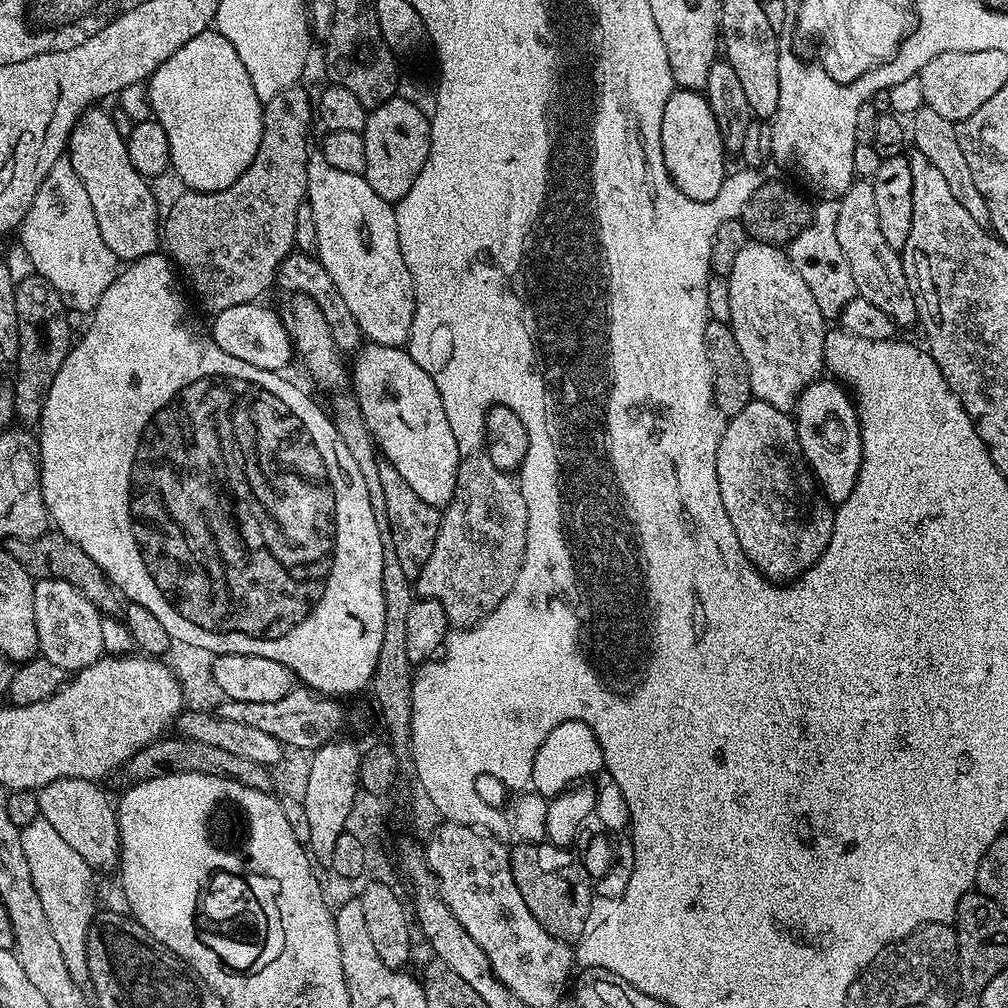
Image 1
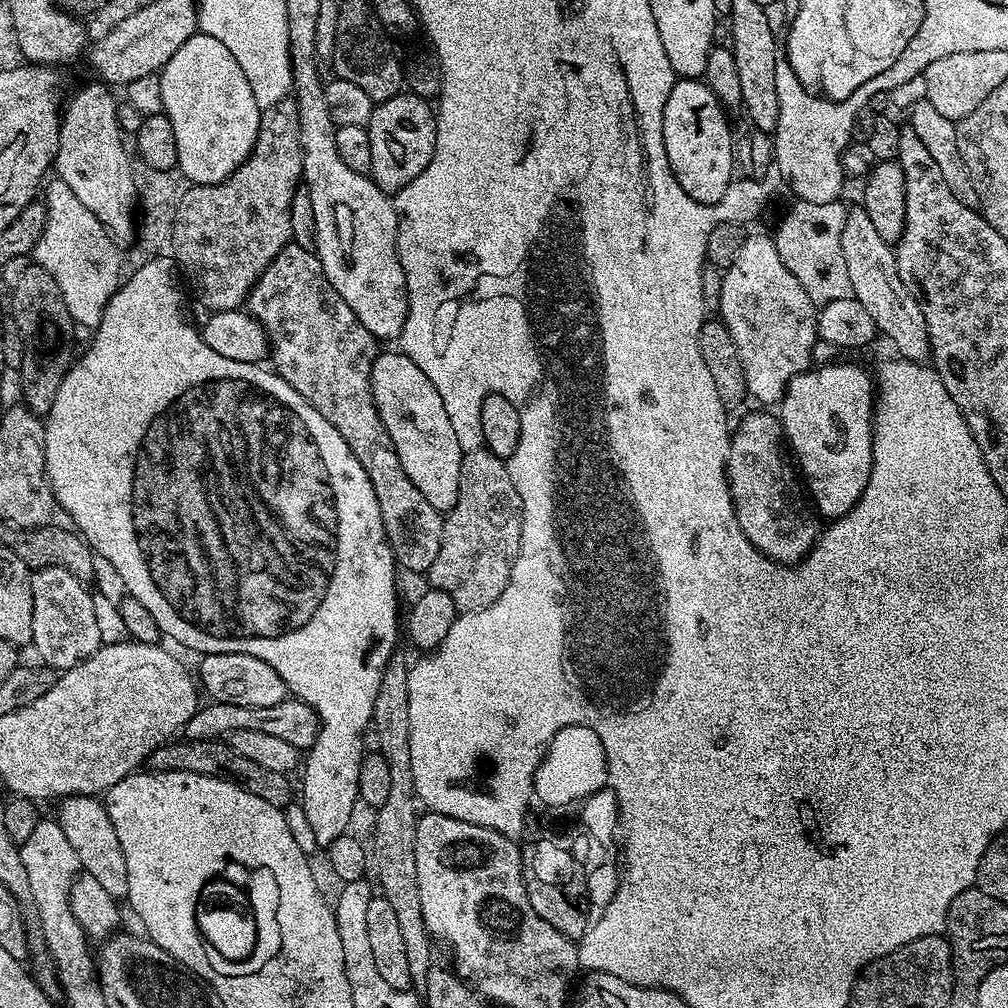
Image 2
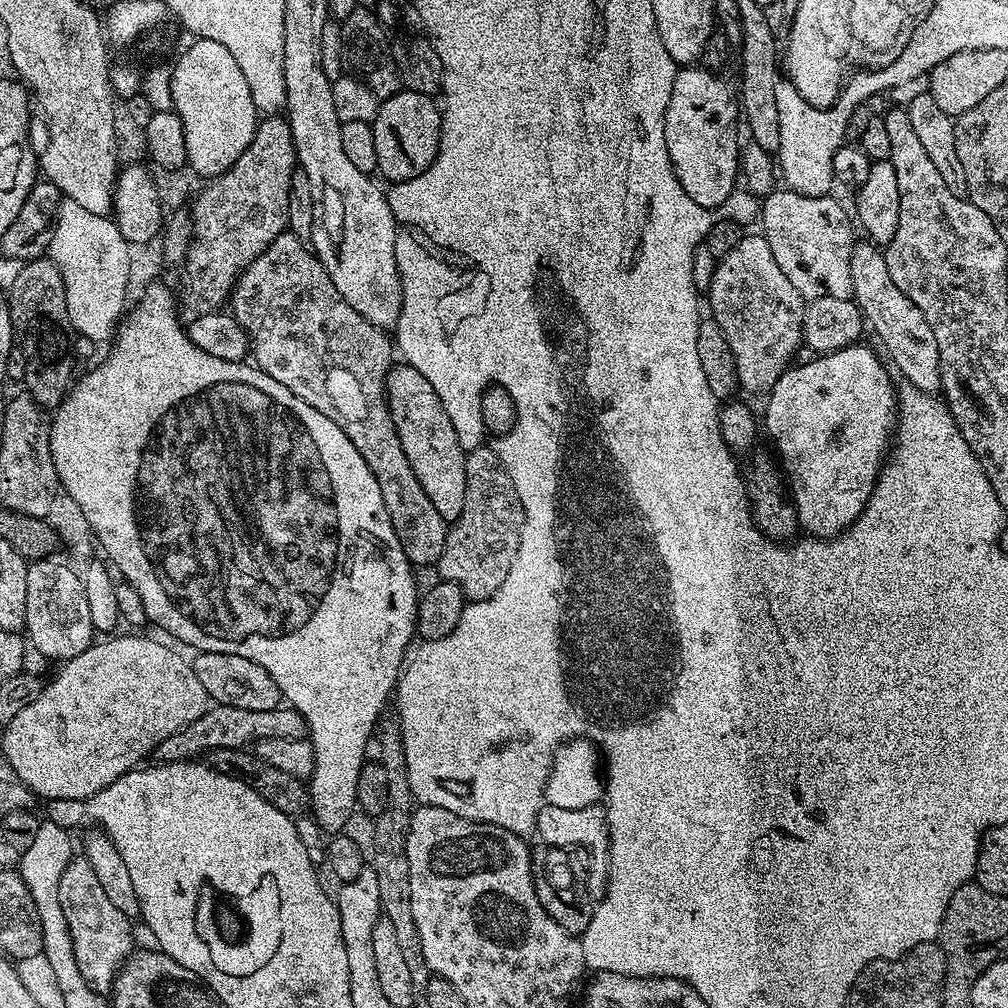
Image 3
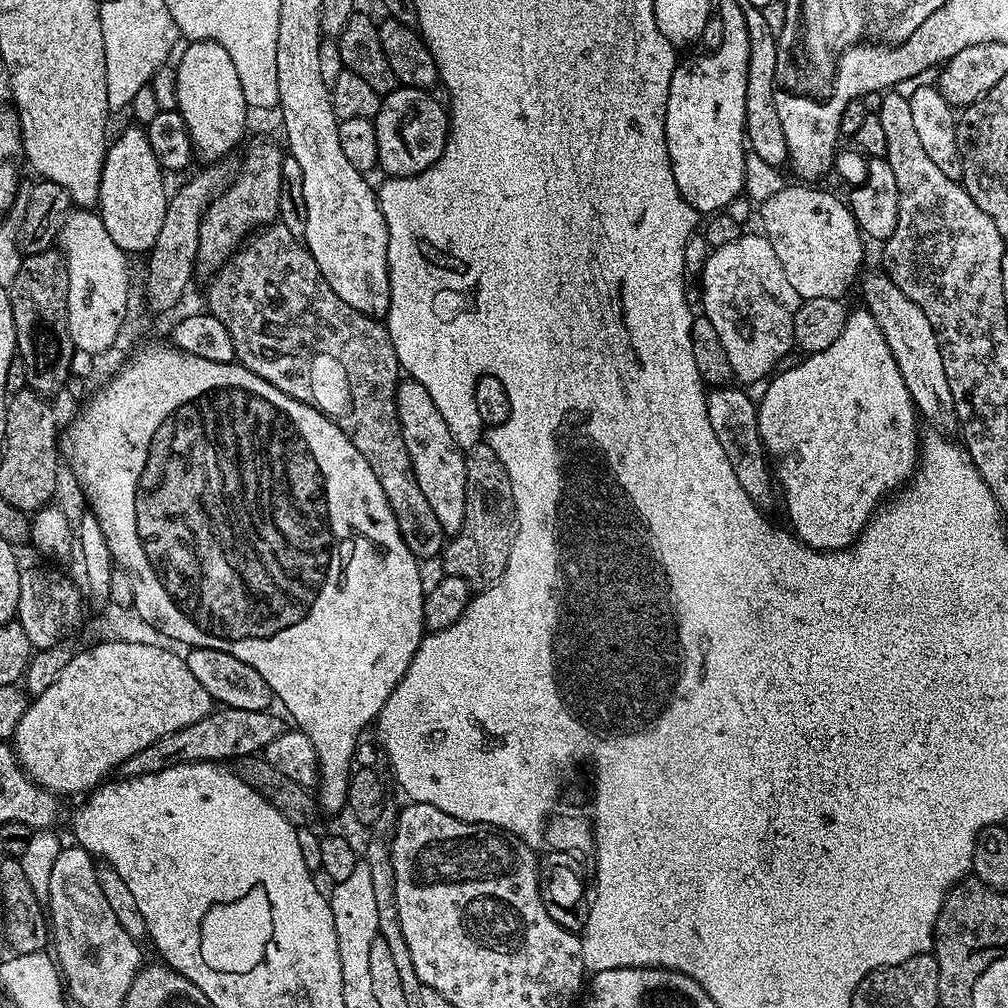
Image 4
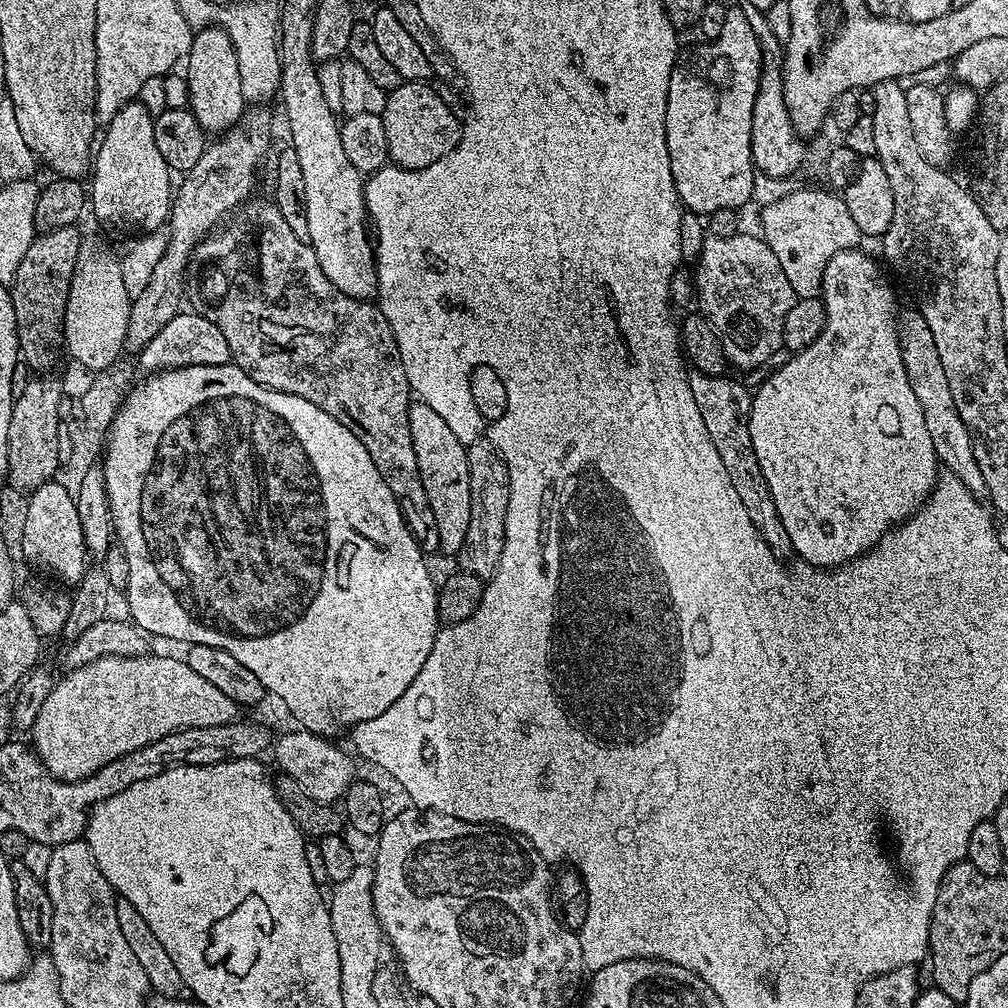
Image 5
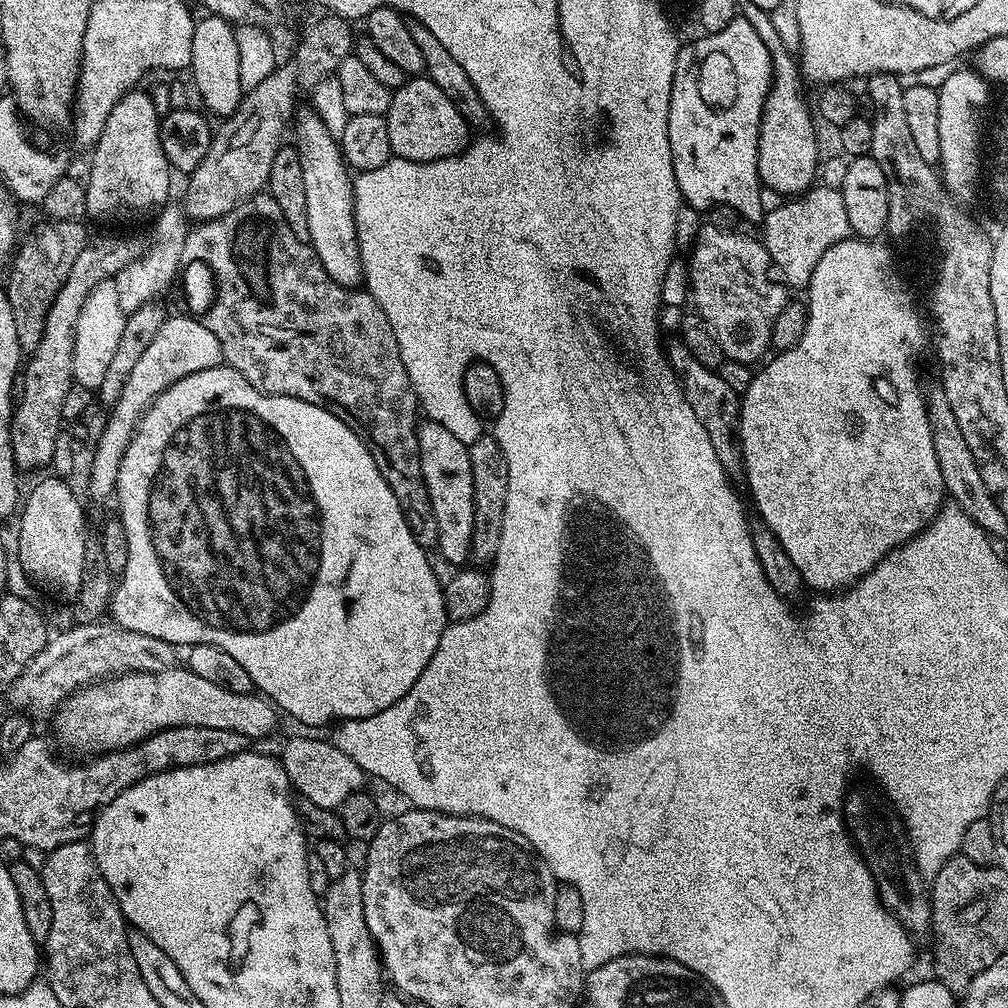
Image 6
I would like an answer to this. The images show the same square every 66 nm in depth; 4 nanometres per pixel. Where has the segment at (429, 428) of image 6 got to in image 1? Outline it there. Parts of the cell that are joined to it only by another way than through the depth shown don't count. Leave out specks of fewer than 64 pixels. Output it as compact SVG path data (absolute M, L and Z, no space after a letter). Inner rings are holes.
M368 342L355 356L356 361L350 364L350 384L379 453L394 466L394 470L398 470L398 474L402 474L402 478L406 478L407 484L415 490L418 498L422 498L422 502L430 502L430 506L443 510L450 498L454 498L456 471L462 457L458 442L454 442L450 422L446 419L446 410L442 410L442 394L438 394L434 378L430 378L430 374L426 374L426 370L422 370L422 366L418 366L404 348Z

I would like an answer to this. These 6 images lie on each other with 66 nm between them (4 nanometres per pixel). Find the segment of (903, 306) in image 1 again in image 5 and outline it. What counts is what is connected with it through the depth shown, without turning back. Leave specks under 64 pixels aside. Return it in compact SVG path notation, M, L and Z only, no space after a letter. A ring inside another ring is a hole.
M901 311L898 316L896 335L900 338L900 353L906 366L906 378L910 378L910 390L914 390L914 398L918 398L918 406L922 406L922 419L926 421L926 430L930 434L930 442L934 442L936 459L946 467L947 475L958 478L966 490L983 497L988 487L982 478L982 470L978 470L978 458L974 458L973 438L966 422L962 422L962 414L958 414L958 406L954 406L954 394L950 394L950 382L946 378L946 370L942 370L942 358L938 358L938 346L934 346L934 334L930 334L930 326L926 326L926 318L920 311Z

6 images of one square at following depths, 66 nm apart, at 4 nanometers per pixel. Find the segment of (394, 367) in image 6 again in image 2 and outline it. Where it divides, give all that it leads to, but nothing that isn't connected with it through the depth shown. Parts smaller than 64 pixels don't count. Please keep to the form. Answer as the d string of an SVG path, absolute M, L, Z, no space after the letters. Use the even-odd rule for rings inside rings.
M289 242L283 250L266 266L266 270L258 278L246 301L247 311L264 327L270 345L270 364L275 372L330 426L334 426L342 434L342 438L350 446L354 458L362 462L370 482L374 486L374 494L378 498L378 510L382 510L382 526L386 530L386 538L392 547L392 557L397 565L408 572L427 574L430 566L434 566L434 558L438 558L438 546L442 546L442 530L444 516L430 502L426 502L422 490L410 482L410 474L402 470L402 458L398 458L398 450L394 450L394 442L390 442L390 434L386 434L386 426L382 426L380 412L374 402L372 393L372 363L378 355L378 341L362 322L358 322L358 314L346 306L342 294L330 286L330 278L326 278L326 270L319 256L313 250L302 250L302 246Z

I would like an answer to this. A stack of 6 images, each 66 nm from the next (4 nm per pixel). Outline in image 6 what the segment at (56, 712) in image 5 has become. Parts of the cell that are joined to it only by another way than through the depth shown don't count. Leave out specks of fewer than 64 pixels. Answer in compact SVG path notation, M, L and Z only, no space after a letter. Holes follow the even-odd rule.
M186 666L161 672L122 672L88 684L69 696L54 713L56 736L64 748L92 758L102 752L128 748L148 736L178 726L210 726L234 730L256 742L276 728L275 707L263 695L226 690L210 678L198 678Z

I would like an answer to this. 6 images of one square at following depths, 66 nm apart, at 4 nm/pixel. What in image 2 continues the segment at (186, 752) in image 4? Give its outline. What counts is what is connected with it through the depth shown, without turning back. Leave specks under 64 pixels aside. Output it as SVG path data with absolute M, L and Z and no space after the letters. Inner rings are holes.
M295 698L278 702L278 706L266 706L265 708L247 708L246 706L208 702L205 708L204 705L197 707L196 713L184 723L182 732L190 740L214 740L227 737L228 733L234 730L262 730L262 734L275 734L277 738L290 742L290 746L308 750L318 738L320 720L307 702Z

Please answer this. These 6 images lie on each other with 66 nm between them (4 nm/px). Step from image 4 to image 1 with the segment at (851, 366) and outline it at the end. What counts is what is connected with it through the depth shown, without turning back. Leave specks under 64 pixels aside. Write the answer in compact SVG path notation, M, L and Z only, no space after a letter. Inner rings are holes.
M821 378L802 390L796 400L794 419L802 454L820 491L838 506L850 498L850 490L854 490L858 470L862 466L862 434L856 401L845 385L832 378Z

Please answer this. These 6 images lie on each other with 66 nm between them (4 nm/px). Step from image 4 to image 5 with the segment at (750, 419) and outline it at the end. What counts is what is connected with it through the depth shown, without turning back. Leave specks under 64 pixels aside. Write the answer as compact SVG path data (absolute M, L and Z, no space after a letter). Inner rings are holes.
M689 371L690 394L694 394L694 402L698 406L698 414L702 414L702 422L706 426L706 434L710 434L710 442L714 442L714 450L718 450L718 458L722 458L722 466L726 466L726 474L730 474L730 482L738 494L742 506L746 506L746 514L750 514L750 522L758 530L762 544L773 552L775 559L787 561L793 555L792 543L778 518L778 510L774 500L768 493L766 478L762 478L762 470L758 466L758 458L754 458L754 446L750 442L750 406L753 393L748 392L744 384L731 380L731 375L711 376L701 372Z

